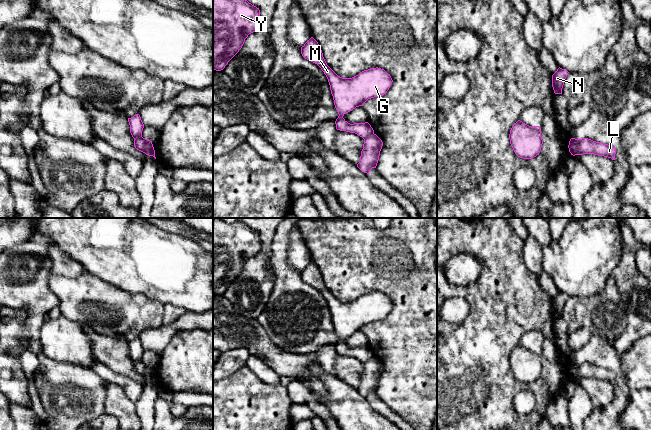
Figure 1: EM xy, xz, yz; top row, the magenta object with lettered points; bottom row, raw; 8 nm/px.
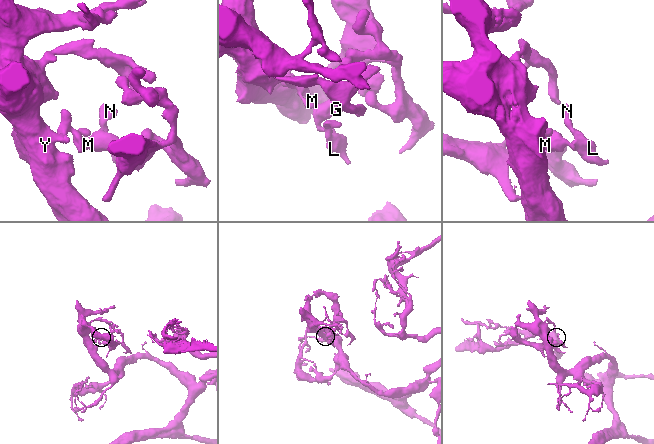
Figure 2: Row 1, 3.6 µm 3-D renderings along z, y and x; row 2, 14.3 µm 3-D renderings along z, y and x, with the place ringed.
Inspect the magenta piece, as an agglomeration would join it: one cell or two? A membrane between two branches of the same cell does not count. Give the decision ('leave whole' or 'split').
split

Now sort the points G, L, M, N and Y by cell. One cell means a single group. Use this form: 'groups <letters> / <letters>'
groups G M Y / L N

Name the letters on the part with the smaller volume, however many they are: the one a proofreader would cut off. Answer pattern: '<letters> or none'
L, N

